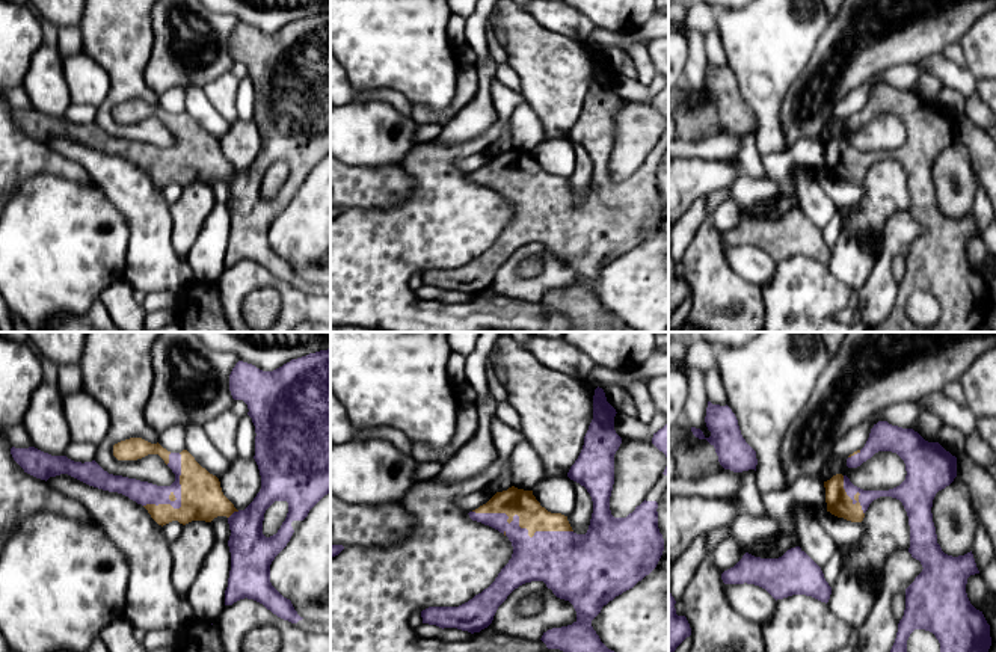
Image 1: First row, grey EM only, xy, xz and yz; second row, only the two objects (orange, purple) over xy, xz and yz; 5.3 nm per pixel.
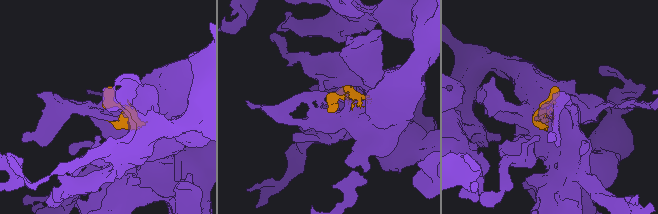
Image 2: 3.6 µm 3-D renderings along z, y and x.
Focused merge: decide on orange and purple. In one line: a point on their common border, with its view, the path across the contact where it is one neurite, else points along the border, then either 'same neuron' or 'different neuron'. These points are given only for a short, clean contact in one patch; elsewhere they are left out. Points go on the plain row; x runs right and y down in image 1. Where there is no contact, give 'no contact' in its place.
xz (519, 186) | same neuron

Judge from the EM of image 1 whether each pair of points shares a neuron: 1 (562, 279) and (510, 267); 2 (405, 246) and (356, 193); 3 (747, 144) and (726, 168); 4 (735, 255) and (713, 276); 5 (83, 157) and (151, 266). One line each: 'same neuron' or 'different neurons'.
1: same neuron
2: different neurons
3: different neurons
4: different neurons
5: same neuron

